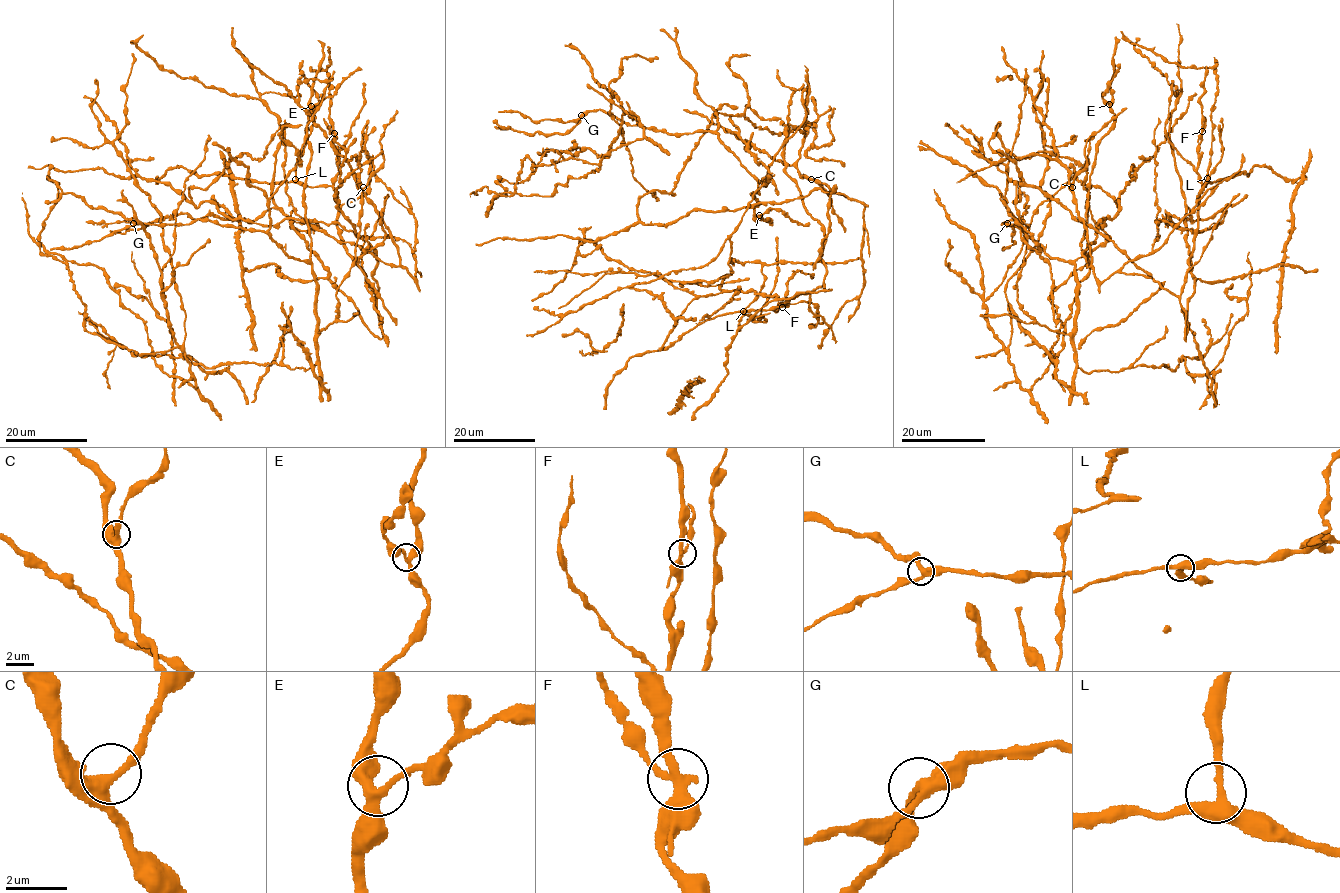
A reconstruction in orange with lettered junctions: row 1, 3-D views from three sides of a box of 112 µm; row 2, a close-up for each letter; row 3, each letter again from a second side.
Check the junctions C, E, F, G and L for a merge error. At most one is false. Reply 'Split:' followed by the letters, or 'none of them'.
Split: F

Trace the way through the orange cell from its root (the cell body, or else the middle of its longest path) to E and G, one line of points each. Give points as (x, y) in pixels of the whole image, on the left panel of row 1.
E: (335, 295), (337, 317), (319, 332), (316, 278), (304, 202), (311, 158), (307, 140), (311, 106)
G: (335, 295), (337, 317), (319, 332), (313, 266), (291, 258), (265, 232), (199, 219), (185, 224), (133, 223)

